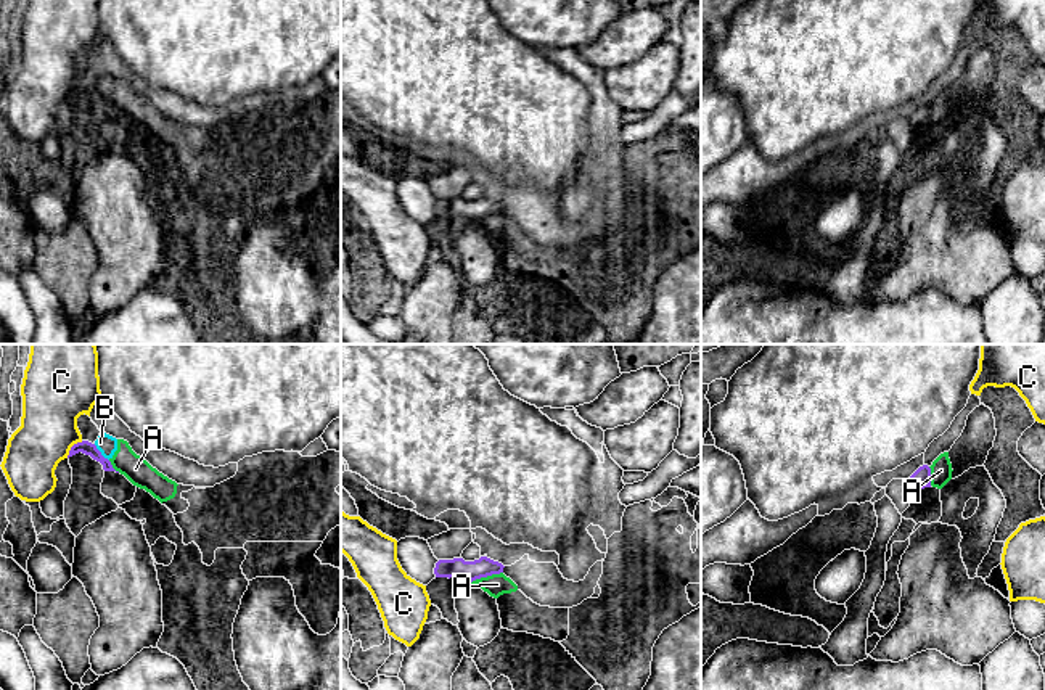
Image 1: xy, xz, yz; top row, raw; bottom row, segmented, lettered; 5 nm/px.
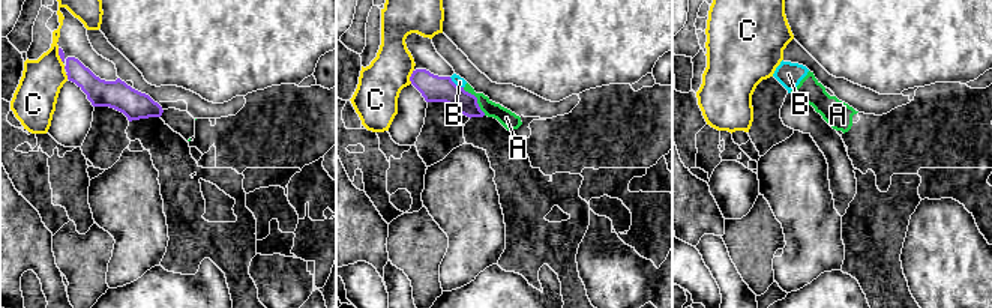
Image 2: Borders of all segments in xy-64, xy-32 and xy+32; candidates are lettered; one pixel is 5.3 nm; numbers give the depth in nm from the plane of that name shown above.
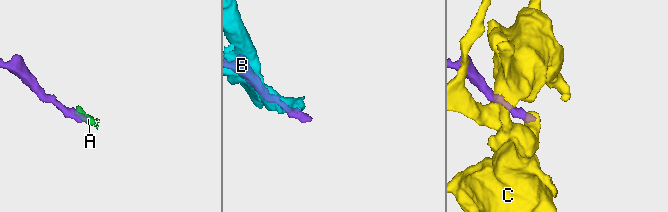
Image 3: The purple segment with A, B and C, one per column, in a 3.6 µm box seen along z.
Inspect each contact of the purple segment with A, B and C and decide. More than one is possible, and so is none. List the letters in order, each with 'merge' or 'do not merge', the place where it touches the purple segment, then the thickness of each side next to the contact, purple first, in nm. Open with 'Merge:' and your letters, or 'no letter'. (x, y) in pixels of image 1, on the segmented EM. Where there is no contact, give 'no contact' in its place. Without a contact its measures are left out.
Merge: no letter
A: do not merge; contact xz (486, 576); calibres 110 and 110 nm
B: do not merge; contact xy (100, 452); calibres 70 and 100 nm
C: do not merge; contact xy (71, 447); calibres 70 and 300 nm

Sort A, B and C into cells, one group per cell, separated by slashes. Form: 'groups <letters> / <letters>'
groups A B / C

